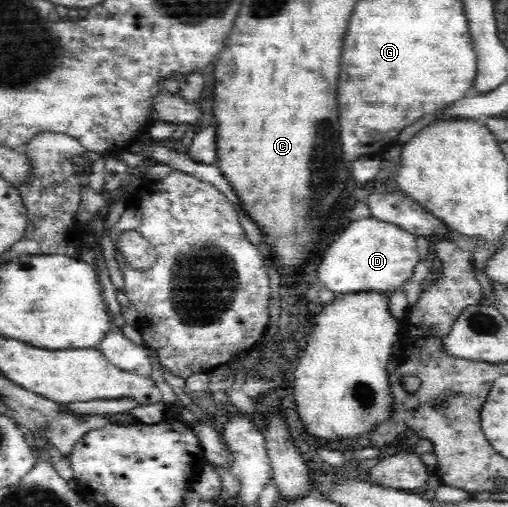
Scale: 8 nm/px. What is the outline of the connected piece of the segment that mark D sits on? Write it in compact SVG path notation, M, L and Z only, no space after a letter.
M374 216L348 221L346 229L338 233L336 241L324 250L318 265L319 283L338 294L355 292L391 293L403 287L414 273L420 254L416 247L416 236Z

